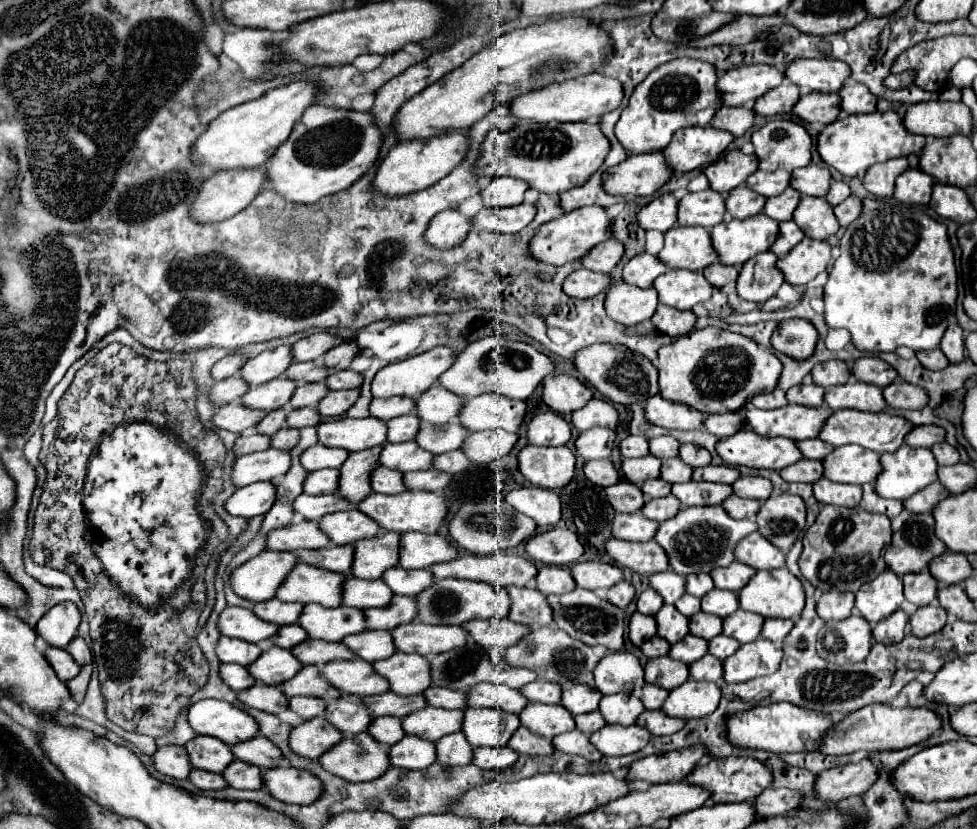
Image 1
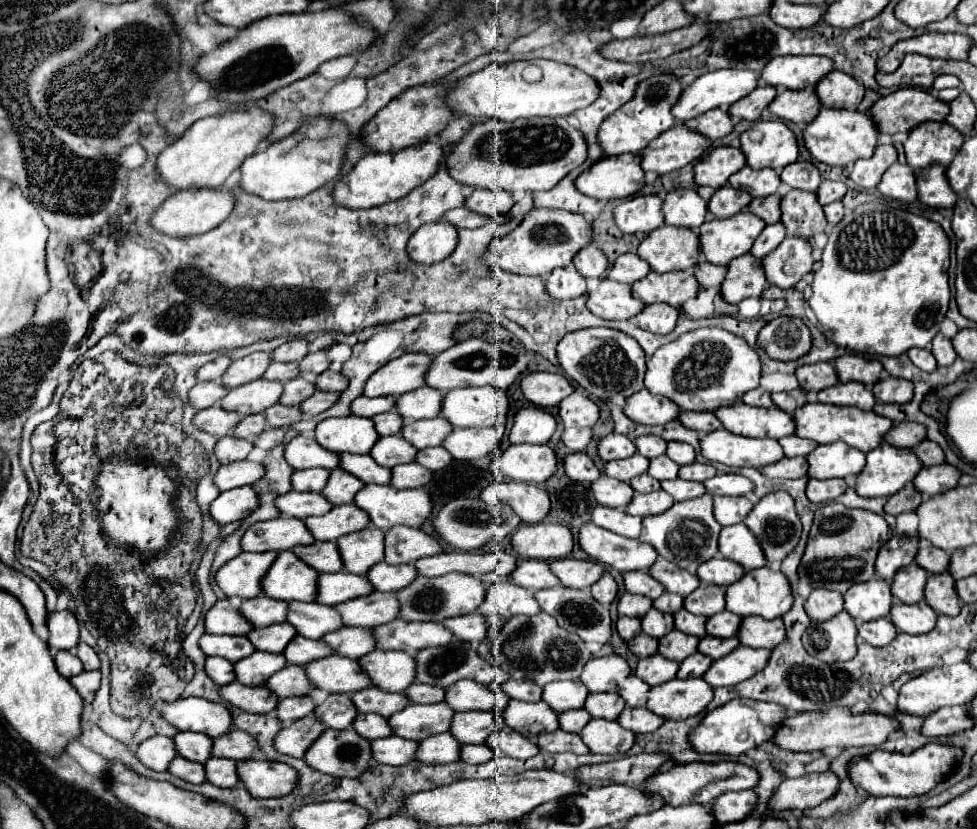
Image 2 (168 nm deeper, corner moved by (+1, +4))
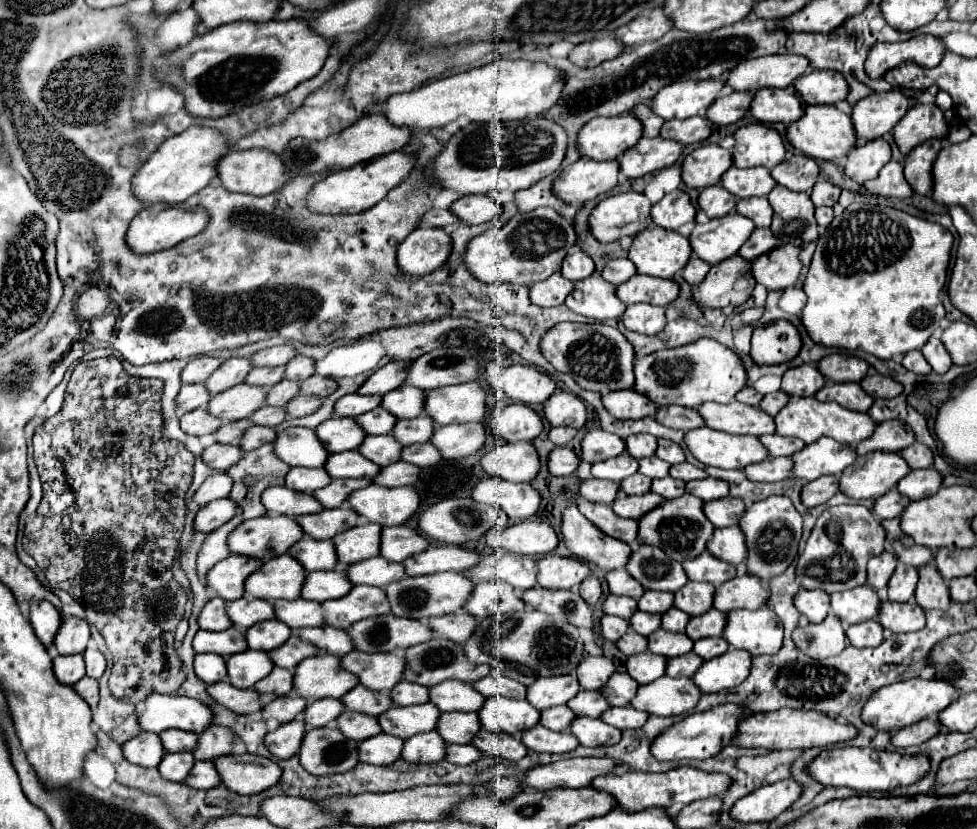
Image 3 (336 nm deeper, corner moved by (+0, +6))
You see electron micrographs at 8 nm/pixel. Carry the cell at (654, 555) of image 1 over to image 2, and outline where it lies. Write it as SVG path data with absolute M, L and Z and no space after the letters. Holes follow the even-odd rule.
M590 522L580 528L578 544L590 558L622 574L630 570L646 570L658 558L650 544L642 544L624 536L614 536L614 532L606 532Z

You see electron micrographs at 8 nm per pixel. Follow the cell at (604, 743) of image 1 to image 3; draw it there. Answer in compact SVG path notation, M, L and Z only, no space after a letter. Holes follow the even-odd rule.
M575 718L569 728L581 746L615 746L621 738L621 730L615 726L605 724L601 718Z

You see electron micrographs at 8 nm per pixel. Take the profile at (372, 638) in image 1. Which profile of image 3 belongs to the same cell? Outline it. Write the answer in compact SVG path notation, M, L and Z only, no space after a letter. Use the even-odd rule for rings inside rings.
M319 626L319 628L301 628L299 636L311 644L315 644L319 650L333 652L351 652L355 646L351 646L351 636L347 630L335 630L333 626Z

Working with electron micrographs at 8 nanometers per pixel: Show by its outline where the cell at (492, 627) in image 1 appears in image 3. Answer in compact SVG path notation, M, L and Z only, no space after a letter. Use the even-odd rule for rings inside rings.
M455 612L455 614L447 614L447 616L429 618L427 624L431 626L431 630L435 634L451 638L453 642L465 644L471 638L471 634L475 632L479 620L467 612Z

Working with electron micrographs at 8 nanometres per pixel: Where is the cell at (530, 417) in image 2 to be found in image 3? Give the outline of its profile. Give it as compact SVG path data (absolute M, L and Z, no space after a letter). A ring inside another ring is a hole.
M511 404L505 408L497 408L491 418L491 426L495 434L505 442L531 442L543 432L541 416L527 404Z

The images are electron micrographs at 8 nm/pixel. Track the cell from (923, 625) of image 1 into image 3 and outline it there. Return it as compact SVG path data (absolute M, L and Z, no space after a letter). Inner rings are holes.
M883 602L879 612L879 622L883 628L901 634L915 632L925 626L925 610L915 602Z

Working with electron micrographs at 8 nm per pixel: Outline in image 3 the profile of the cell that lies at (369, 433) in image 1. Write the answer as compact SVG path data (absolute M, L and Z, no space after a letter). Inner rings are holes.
M331 418L327 422L321 422L315 432L325 450L331 454L357 450L367 436L363 428L357 426L355 418Z

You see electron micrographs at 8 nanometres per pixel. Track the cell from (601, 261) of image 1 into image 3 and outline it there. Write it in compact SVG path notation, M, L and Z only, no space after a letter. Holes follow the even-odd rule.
M575 250L571 254L567 254L567 258L563 260L563 268L561 274L569 280L583 280L589 278L595 272L595 262L591 260L589 254L583 254L583 250Z

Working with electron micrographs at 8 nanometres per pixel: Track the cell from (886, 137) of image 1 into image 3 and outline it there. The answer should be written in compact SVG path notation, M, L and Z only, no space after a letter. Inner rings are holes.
M807 106L803 118L789 124L787 138L803 154L807 154L811 158L821 158L821 160L843 158L857 144L857 134L855 134L851 116L843 114L835 106Z

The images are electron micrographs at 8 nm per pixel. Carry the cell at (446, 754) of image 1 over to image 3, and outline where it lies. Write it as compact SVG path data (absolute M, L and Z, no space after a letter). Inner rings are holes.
M437 730L417 734L417 736L405 740L401 756L407 762L427 762L427 764L441 762L447 756L447 744L437 734Z

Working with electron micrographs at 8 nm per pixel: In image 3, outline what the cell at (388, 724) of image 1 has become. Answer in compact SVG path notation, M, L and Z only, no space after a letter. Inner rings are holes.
M347 710L339 716L337 728L347 738L355 738L357 742L371 738L371 736L381 732L377 718L367 718L367 714L355 714L355 712L347 712Z

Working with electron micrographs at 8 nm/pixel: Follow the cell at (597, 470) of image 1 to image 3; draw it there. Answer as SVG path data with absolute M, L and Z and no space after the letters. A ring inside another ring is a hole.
M553 448L553 452L549 454L549 460L547 460L547 466L549 466L549 472L553 476L569 476L569 474L575 474L575 470L579 468L581 460L579 456L571 450L571 448Z

